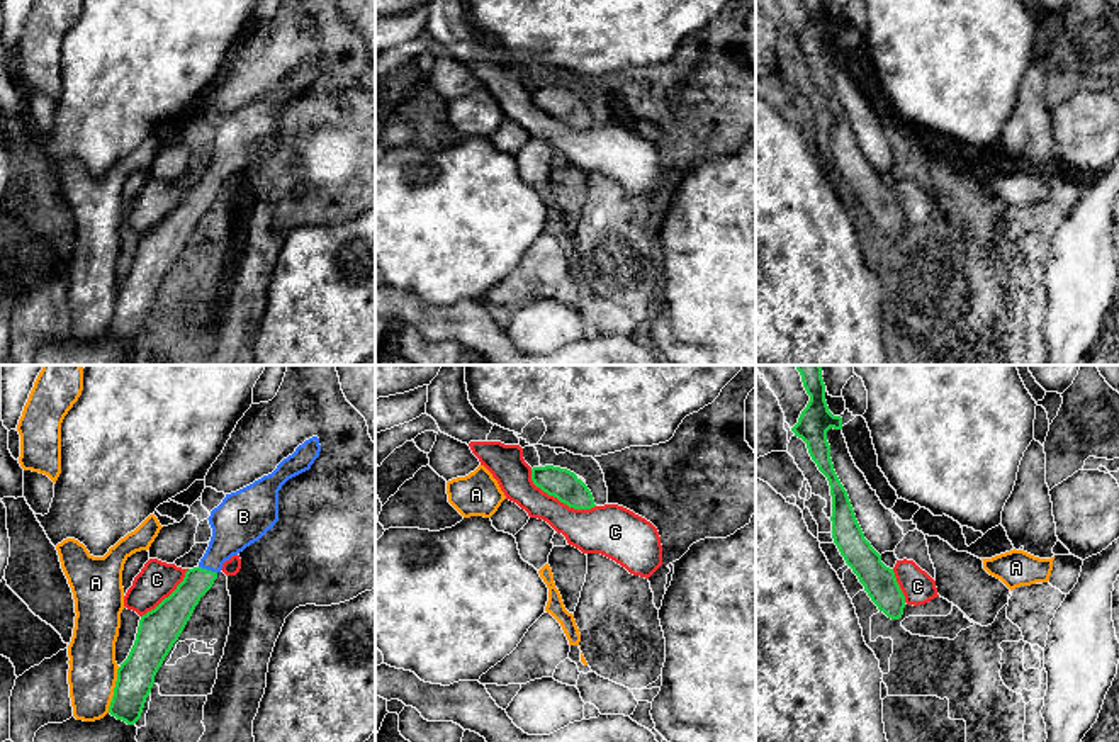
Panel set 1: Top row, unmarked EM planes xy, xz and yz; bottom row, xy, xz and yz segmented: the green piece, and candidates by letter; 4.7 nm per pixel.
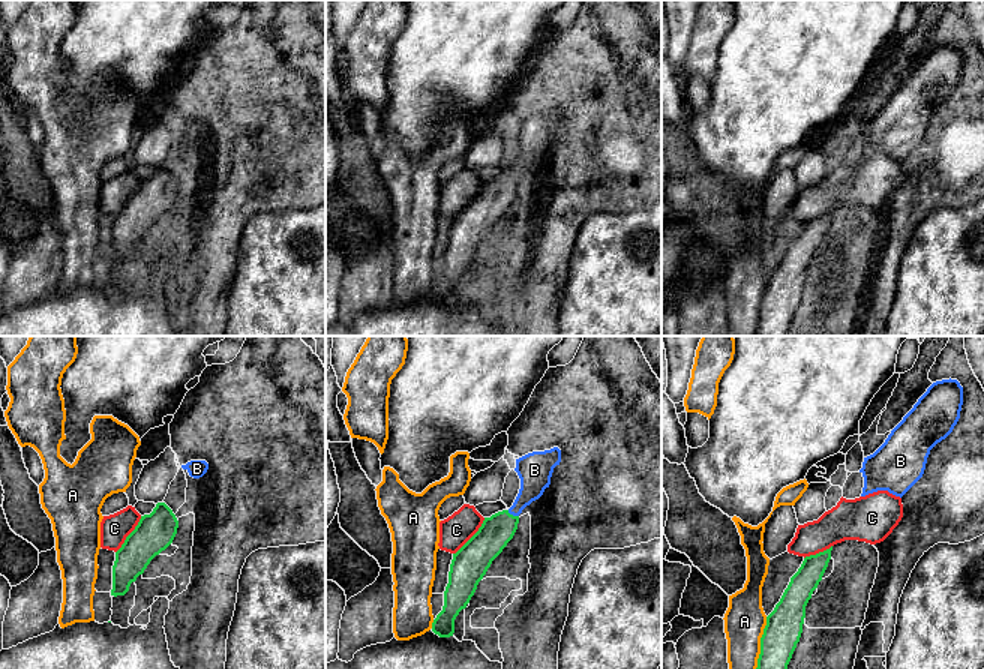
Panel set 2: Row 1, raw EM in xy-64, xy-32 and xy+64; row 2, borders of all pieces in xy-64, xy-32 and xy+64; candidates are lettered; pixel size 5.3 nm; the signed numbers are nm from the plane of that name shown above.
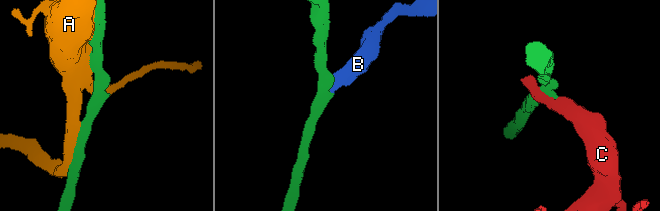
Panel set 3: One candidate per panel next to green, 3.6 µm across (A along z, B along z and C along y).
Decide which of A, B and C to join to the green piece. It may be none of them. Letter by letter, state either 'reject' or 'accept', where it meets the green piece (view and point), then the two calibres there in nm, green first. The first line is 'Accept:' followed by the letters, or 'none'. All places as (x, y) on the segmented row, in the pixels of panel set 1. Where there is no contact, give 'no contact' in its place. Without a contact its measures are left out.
Accept: B
A: reject; meets green in xy at (114, 690); 180 nm thick on the green side, 240 nm on the other
B: accept; meets green in xy at (206, 569); 150 nm thick on the green side, 220 nm on the other
C: reject; meets green in xz at (557, 498); 140 nm thick on the green side, 220 nm on the other

